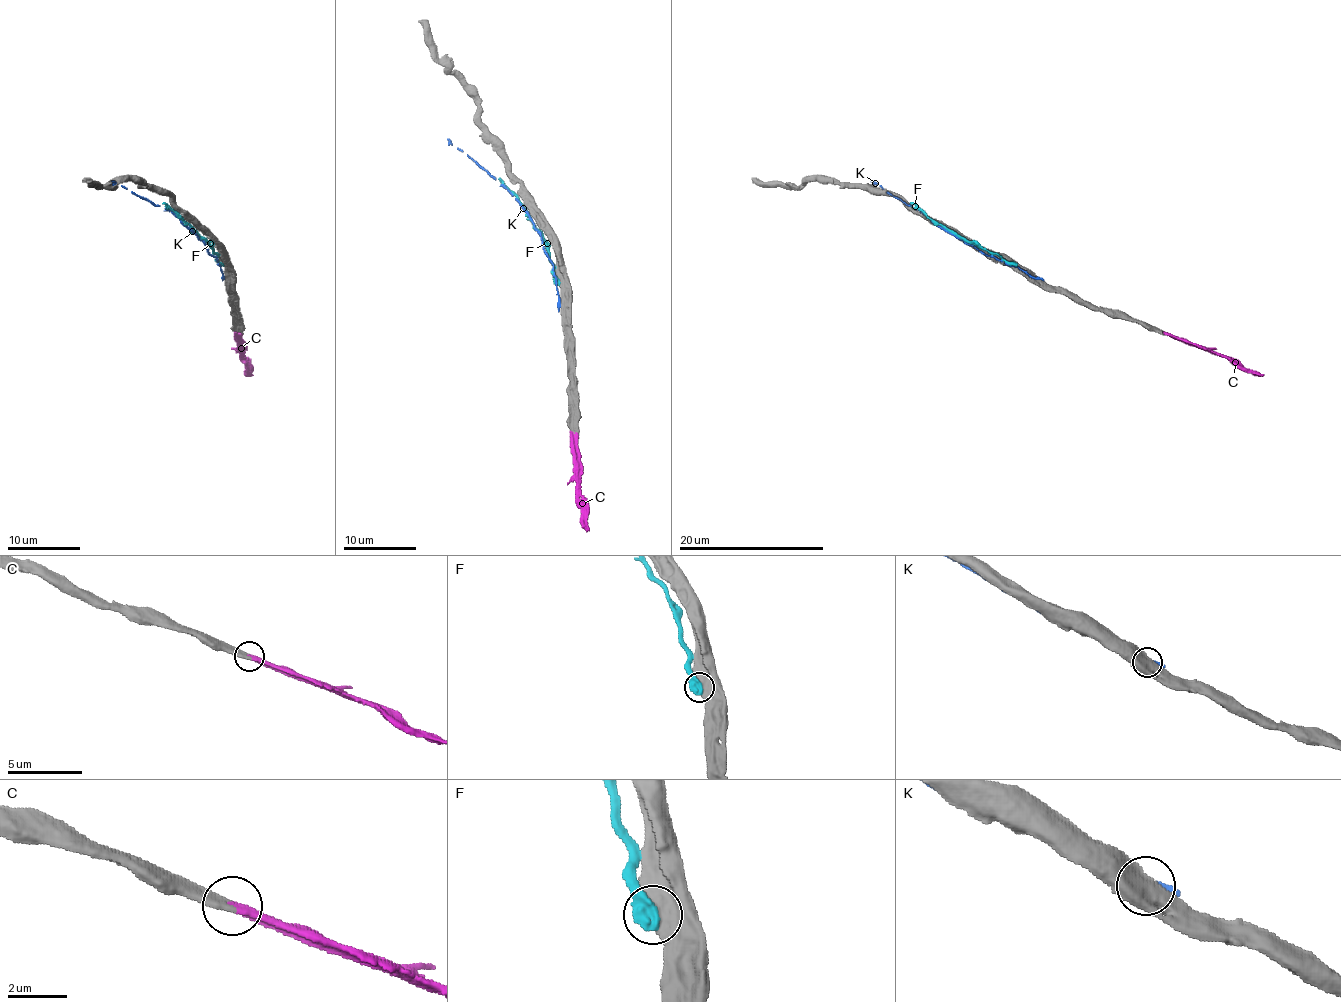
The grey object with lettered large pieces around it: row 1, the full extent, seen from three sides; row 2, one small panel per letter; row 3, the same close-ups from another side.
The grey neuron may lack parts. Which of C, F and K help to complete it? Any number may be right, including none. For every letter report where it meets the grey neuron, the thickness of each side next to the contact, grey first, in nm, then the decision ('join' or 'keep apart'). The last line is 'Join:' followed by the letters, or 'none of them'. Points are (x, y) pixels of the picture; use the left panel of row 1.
C: (238, 333) | 400/500 nm | join
F: (222, 263) | 850/440 nm | keep apart
K: (224, 278) | 750/360 nm | keep apart
Join: C

